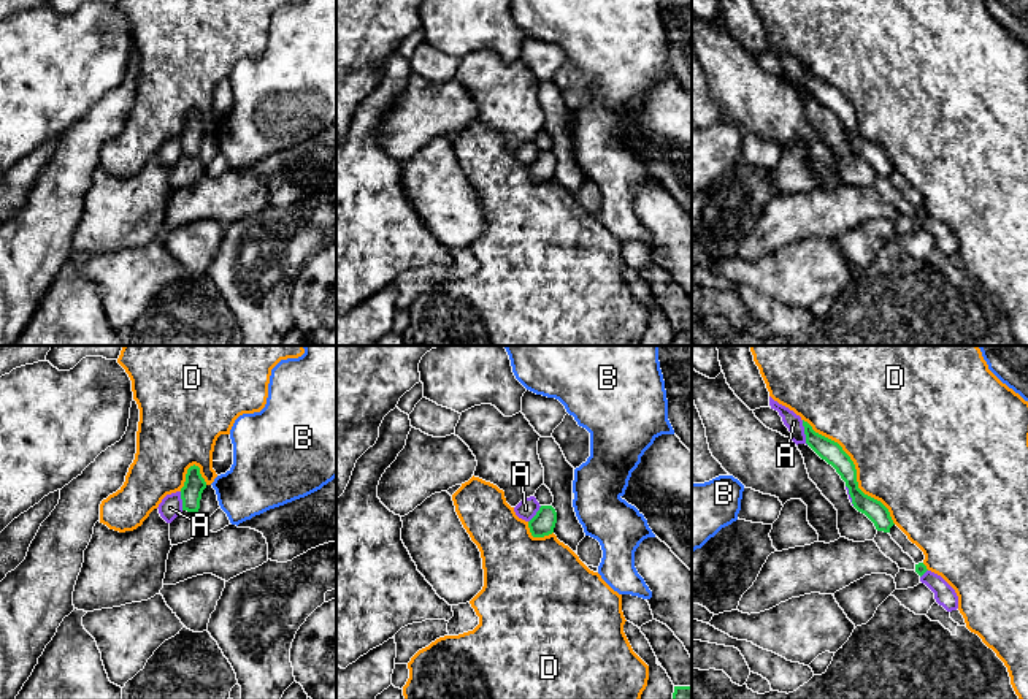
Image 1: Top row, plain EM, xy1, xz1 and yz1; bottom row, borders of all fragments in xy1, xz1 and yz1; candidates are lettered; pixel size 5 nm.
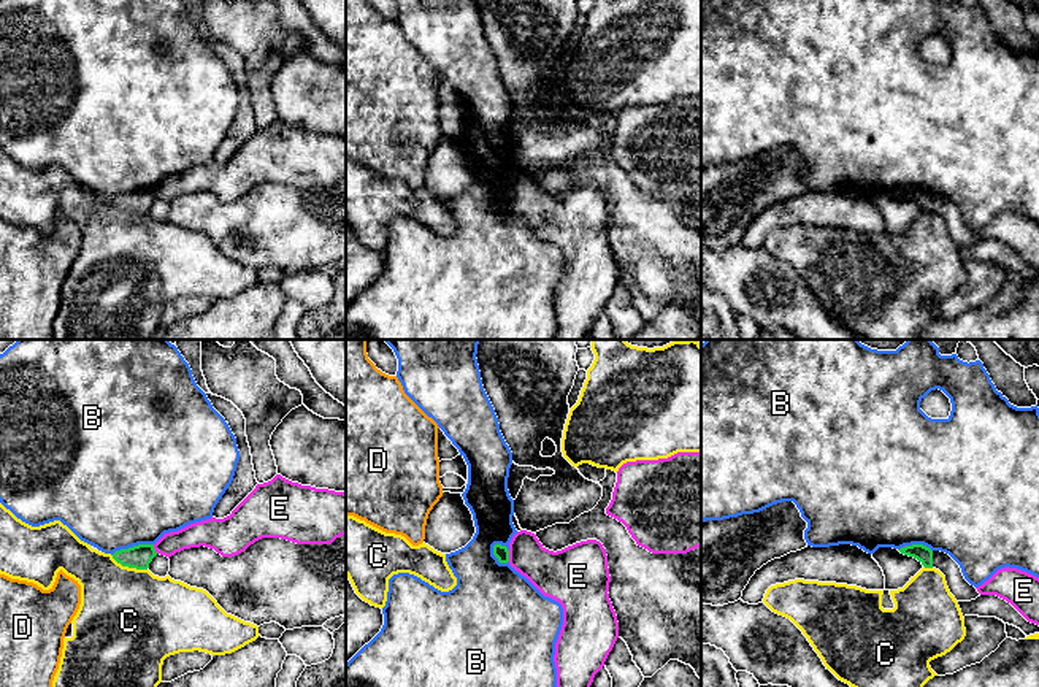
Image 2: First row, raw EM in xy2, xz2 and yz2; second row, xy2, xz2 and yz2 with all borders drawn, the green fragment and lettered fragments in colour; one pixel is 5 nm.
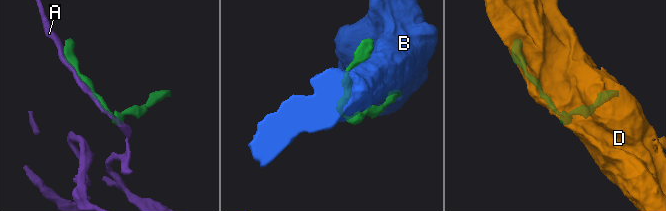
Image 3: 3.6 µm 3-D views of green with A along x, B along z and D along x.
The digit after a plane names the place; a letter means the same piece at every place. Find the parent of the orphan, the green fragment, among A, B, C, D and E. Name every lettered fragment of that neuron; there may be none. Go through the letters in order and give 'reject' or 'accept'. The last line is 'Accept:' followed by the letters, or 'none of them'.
A: reject
B: reject
C: reject
D: reject
E: reject
Accept: none of them

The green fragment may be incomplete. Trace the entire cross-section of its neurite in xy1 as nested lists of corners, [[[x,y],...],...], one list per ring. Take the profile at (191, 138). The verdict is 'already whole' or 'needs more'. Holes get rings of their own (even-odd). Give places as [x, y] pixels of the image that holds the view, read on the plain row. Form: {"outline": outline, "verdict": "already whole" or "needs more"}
{"outline": [[[190,111],[186,119],[184,132],[181,133],[182,155],[198,157],[201,138],[206,133],[206,127],[200,119],[198,111]]], "verdict": "already whole"}

